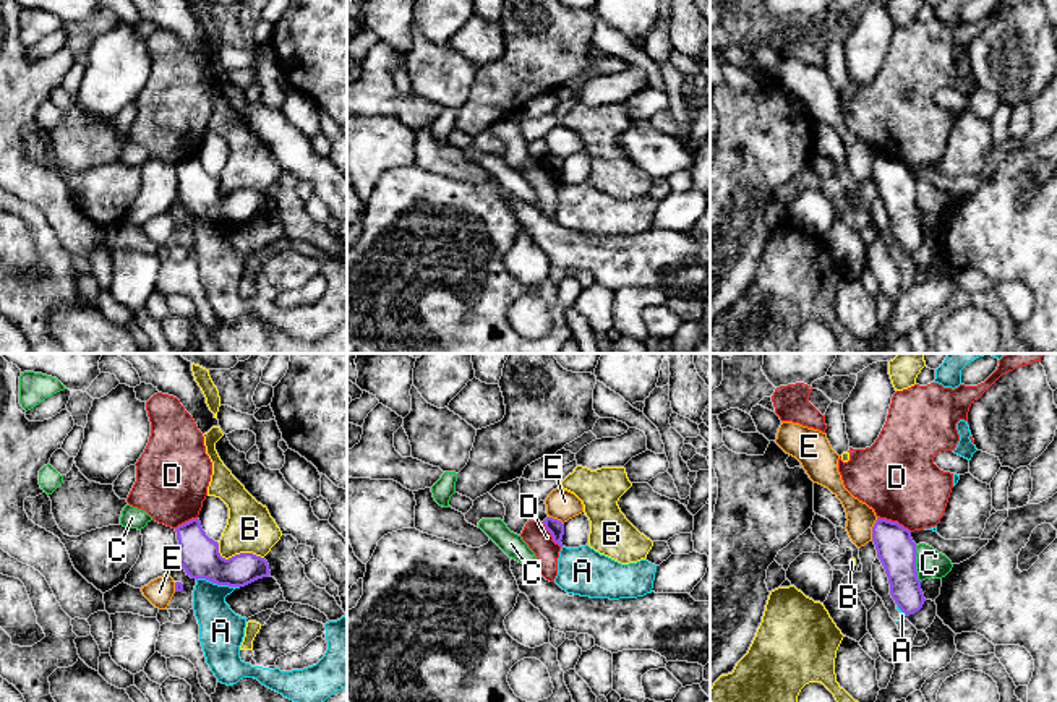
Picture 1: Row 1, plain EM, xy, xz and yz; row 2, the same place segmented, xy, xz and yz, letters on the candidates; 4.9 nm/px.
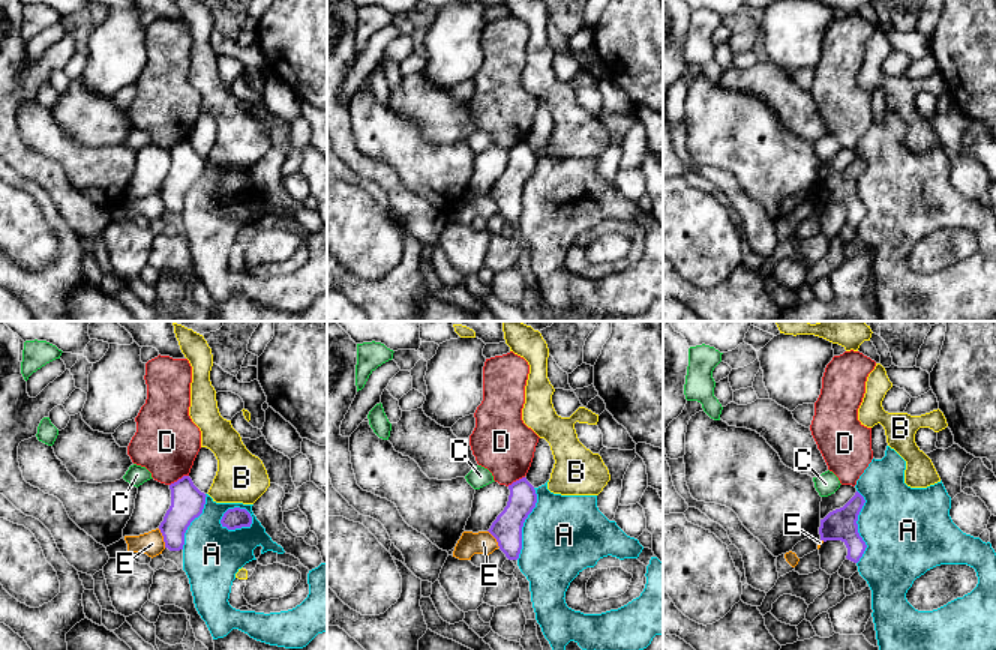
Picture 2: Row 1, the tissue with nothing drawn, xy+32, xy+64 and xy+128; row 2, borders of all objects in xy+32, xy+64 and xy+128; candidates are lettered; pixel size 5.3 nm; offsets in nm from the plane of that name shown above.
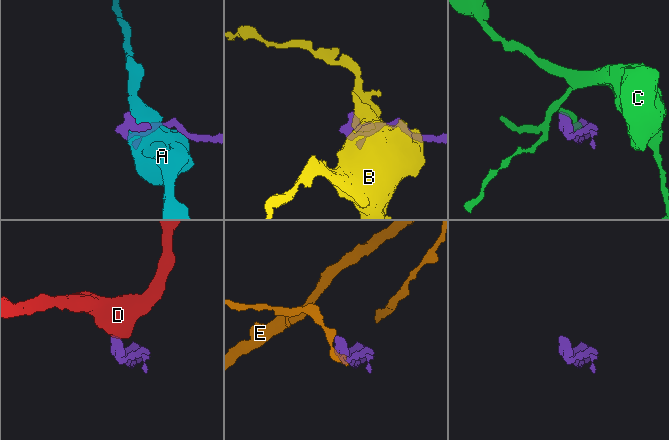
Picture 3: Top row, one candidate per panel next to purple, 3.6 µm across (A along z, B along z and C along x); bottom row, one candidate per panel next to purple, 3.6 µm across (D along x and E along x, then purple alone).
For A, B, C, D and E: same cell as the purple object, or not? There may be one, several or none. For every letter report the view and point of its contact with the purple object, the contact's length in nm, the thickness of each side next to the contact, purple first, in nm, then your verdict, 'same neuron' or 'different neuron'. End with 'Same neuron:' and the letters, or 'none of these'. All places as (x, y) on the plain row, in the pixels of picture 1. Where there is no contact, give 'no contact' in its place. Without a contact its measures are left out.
A: xy (218, 221) | 220 nm | 200/220 nm | different neuron
B: xy (237, 192) | 240 nm | 200/240 nm | different neuron
C: yz (915, 200) | 190 nm | 190/140 nm | different neuron
D: yz (894, 159) | 190 nm | 190/400 nm | different neuron
E: yz (872, 166) | 120 nm | 190/140 nm | different neuron
Same neuron: none of these

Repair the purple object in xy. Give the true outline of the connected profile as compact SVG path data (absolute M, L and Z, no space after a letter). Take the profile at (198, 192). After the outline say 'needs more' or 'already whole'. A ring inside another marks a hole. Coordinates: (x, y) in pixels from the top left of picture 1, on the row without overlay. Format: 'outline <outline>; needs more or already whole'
outline M199 156L175 165L178 177L177 199L191 216L206 216L217 222L245 224L269 214L269 201L253 190L240 190L229 196L219 190L219 180L206 172Z; already whole

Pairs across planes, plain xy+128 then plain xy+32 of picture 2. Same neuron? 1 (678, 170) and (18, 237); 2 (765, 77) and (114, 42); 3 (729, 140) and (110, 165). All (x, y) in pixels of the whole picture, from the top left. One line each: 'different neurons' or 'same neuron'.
1: different neurons
2: different neurons
3: same neuron

